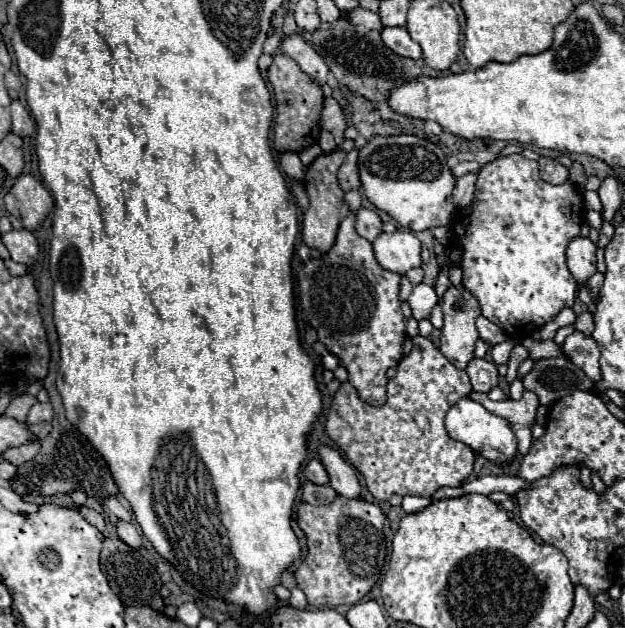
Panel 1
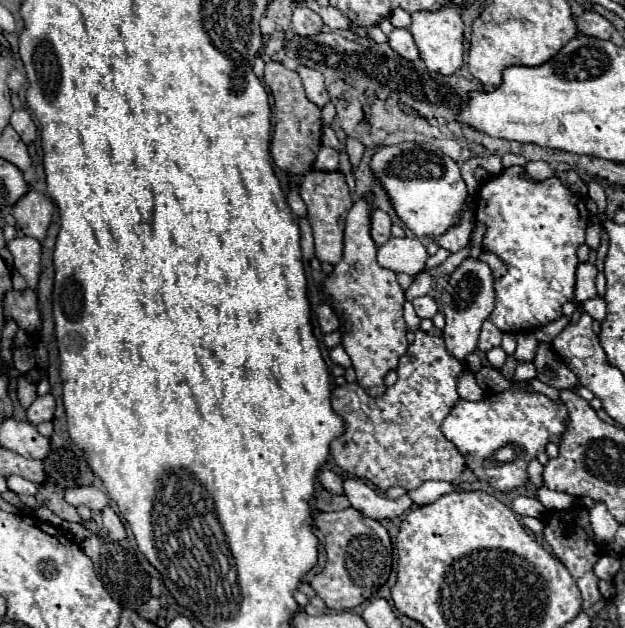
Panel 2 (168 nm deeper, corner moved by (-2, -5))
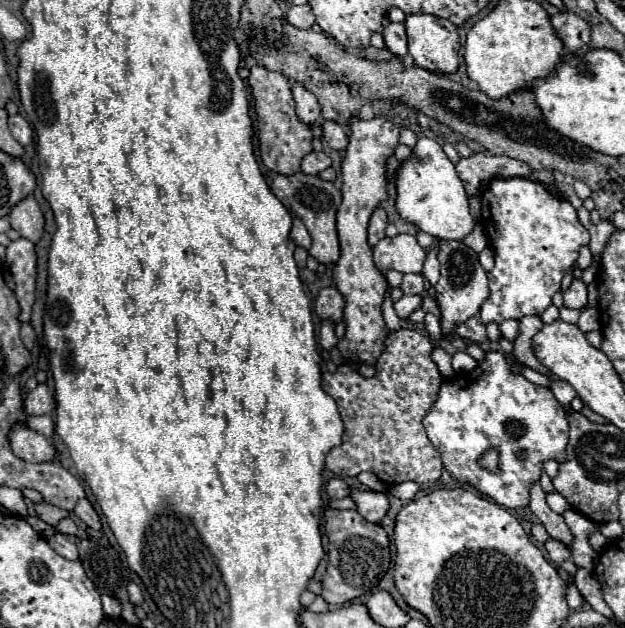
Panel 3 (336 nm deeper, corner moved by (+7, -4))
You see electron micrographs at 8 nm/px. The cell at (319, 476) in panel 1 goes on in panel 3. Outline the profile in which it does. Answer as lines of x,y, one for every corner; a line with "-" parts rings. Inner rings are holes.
333,478
333,480
329,480
329,482
325,484
325,492
329,494
329,498
345,498
345,496
351,494
351,488
347,486
345,480

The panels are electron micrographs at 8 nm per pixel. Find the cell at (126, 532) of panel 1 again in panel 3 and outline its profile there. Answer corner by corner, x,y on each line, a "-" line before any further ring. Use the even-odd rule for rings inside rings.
81,498
81,500
77,502
77,506
75,506
75,514
77,514
89,528
93,528
93,530
101,530
101,520
99,520
95,508
91,506
91,502
89,502
87,498

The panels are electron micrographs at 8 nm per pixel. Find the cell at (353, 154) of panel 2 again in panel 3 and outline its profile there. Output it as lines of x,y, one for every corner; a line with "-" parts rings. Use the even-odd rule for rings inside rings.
323,120
321,128
323,128
323,140
327,140
327,144
329,144
333,150
343,152
343,150
347,148
349,140
347,140
347,134
345,134
345,130
343,130
341,124
337,124
337,122
329,122
329,120

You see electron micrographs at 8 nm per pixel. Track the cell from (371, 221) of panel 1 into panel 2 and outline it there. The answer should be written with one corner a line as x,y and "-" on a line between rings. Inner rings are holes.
374,209
372,211
370,235
372,235
372,239
374,239
374,243
378,247
384,245
390,239
390,217
384,211
380,211
380,209

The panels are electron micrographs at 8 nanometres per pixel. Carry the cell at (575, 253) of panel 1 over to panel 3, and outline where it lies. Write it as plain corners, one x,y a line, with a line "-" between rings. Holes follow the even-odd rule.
573,280
573,284
563,292
563,300
567,308
585,308
587,306
587,286
581,280

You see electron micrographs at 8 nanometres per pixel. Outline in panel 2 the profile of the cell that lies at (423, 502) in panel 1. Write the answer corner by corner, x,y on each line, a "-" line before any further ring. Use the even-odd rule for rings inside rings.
352,477
344,479
344,495
348,497
348,501
354,509
358,509
362,515
366,515
370,519
378,519
378,521
398,517
412,507
410,495
402,495
400,499
390,501
384,495
376,493
372,487
368,487
364,481
352,479

